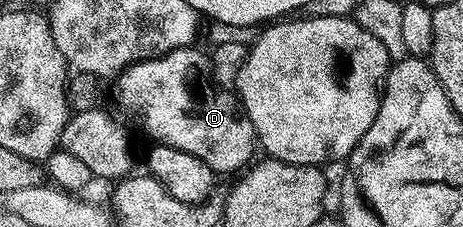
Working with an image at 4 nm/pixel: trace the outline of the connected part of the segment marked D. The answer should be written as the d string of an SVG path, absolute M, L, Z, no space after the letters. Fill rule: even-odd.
M197 47L173 49L162 57L137 61L116 78L117 93L123 104L137 109L146 131L160 144L179 147L179 151L203 159L217 175L244 170L254 160L253 124L230 90L197 77L204 61L206 64L206 54L204 57Z

